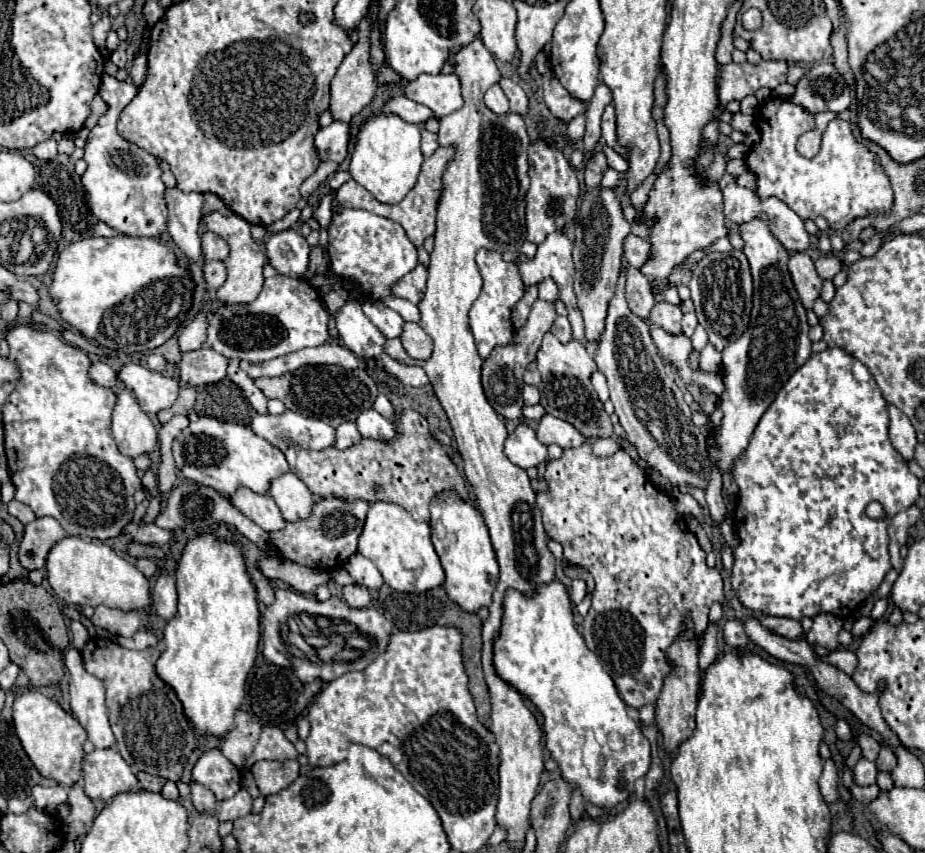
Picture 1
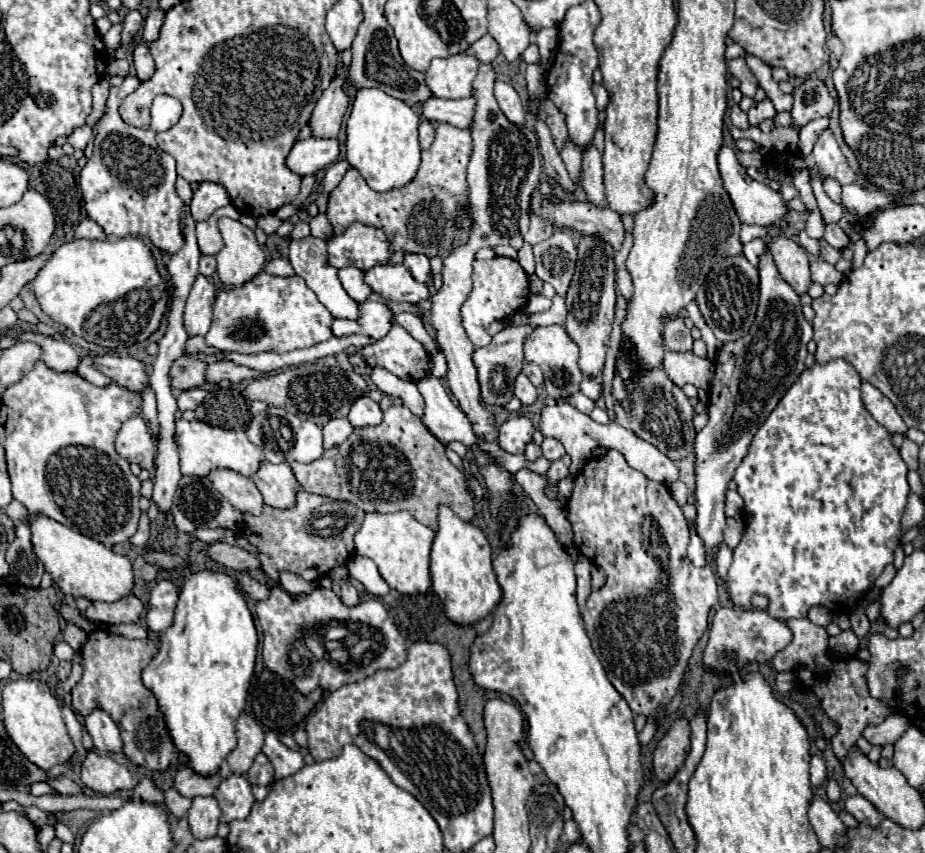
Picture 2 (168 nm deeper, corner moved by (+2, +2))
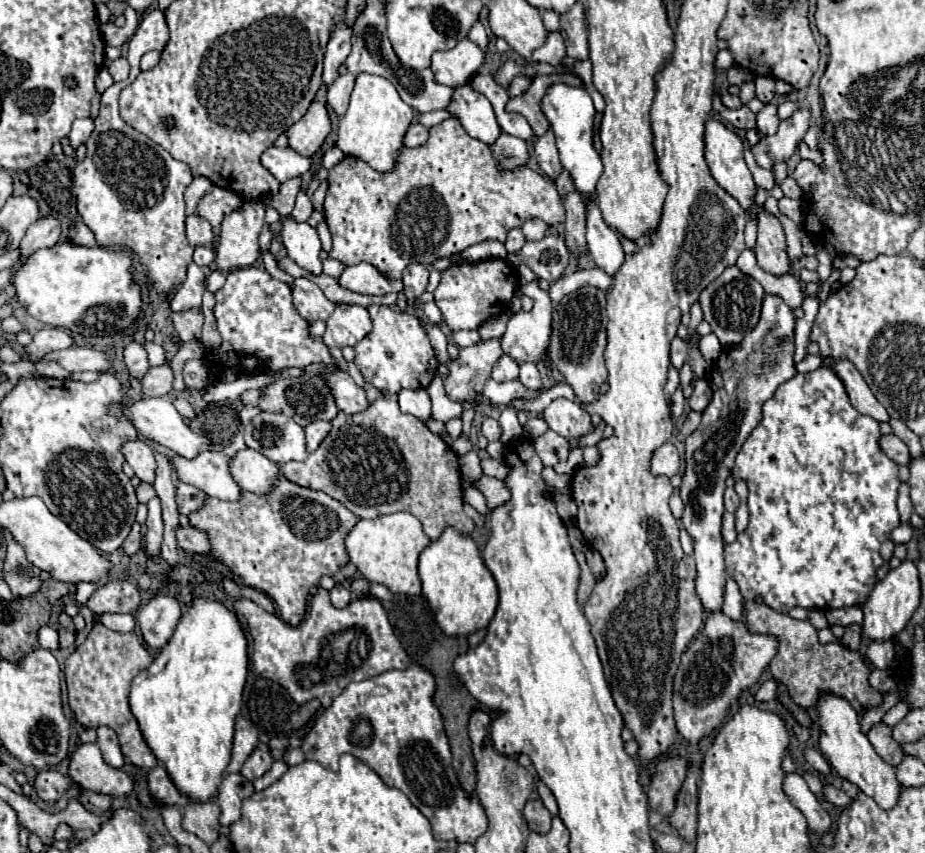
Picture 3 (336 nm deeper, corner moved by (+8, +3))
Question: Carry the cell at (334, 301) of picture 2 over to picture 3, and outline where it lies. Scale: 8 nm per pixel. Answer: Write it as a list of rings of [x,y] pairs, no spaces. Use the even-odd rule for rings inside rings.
[[[288,215],[282,219],[280,241],[284,243],[288,257],[294,259],[300,267],[310,273],[322,273],[322,247],[314,227],[310,227],[308,223],[298,223]]]

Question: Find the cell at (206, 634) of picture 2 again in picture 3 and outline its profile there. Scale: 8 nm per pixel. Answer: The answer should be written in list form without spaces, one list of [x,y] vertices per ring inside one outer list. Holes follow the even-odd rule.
[[[194,597],[168,645],[154,657],[152,665],[132,681],[130,709],[140,725],[144,741],[156,759],[164,763],[176,789],[194,803],[210,801],[218,795],[222,773],[230,763],[234,719],[242,707],[242,689],[248,675],[246,647],[244,631],[230,609],[218,601]]]

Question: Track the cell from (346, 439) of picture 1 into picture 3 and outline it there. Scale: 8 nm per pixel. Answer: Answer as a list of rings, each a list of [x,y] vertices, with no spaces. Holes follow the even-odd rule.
[[[314,421],[304,431],[306,431],[306,449],[308,449],[308,453],[312,453],[318,449],[322,439],[328,435],[330,421]]]

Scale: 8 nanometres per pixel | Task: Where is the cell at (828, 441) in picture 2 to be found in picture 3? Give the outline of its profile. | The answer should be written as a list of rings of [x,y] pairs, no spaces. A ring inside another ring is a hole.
[[[818,367],[816,371],[810,373],[796,373],[790,381],[782,383],[774,397],[764,403],[764,417],[758,423],[758,427],[748,435],[744,441],[742,449],[738,451],[736,465],[734,465],[734,479],[744,479],[748,483],[748,511],[750,511],[750,523],[748,527],[738,533],[736,541],[726,545],[724,557],[726,557],[726,569],[728,575],[738,583],[740,593],[746,601],[760,597],[766,605],[770,605],[774,611],[788,613],[792,607],[804,607],[804,609],[840,609],[840,607],[854,607],[862,605],[866,597],[870,595],[872,587],[876,585],[876,571],[884,565],[884,559],[880,555],[880,545],[890,537],[892,529],[900,525],[900,515],[896,509],[896,497],[898,497],[898,487],[900,487],[900,477],[898,477],[898,465],[890,461],[882,449],[878,447],[880,439],[880,425],[868,415],[858,413],[844,389],[844,383],[836,377],[836,373],[830,367]]]

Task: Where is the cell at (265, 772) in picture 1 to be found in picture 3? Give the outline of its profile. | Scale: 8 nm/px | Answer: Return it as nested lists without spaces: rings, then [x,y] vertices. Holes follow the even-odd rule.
[[[254,749],[254,753],[248,757],[248,761],[244,763],[242,767],[242,775],[250,781],[262,777],[272,765],[272,757],[270,757],[270,751],[266,749]]]

